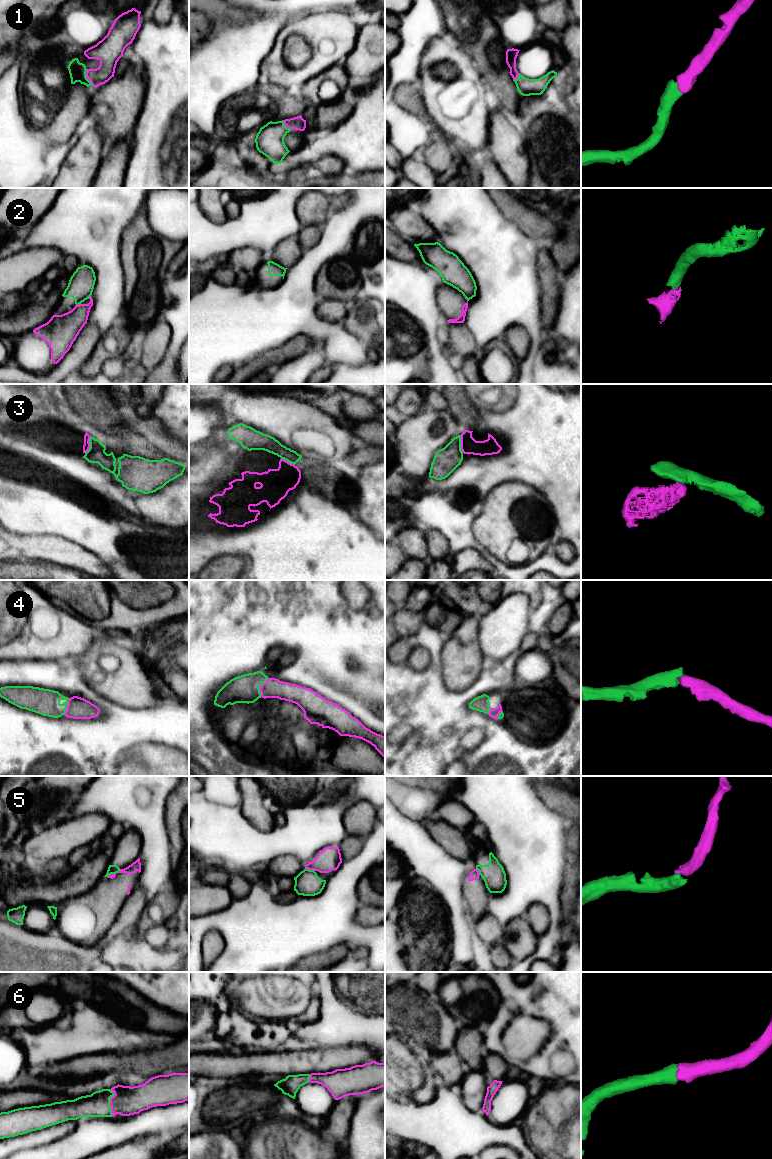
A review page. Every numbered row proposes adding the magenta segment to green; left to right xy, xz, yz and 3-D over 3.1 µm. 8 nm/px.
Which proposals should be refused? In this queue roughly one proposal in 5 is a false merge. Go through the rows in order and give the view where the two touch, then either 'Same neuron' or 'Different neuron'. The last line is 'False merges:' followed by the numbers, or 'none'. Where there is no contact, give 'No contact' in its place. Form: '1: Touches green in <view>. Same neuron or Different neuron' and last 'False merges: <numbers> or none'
1: Touches green in xy. Same neuron
2: Touches green in xy. Different neuron
3: Touches green in yz. Same neuron
4: Touches green in xz. Same neuron
5: Touches green in xz. Different neuron
6: Touches green in xy. Same neuron
False merges: 2, 5

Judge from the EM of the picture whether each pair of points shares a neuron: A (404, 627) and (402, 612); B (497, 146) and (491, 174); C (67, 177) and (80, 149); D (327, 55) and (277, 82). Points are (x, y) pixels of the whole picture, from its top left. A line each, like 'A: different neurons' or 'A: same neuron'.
A: same neuron
B: different neurons
C: same neuron
D: same neuron

